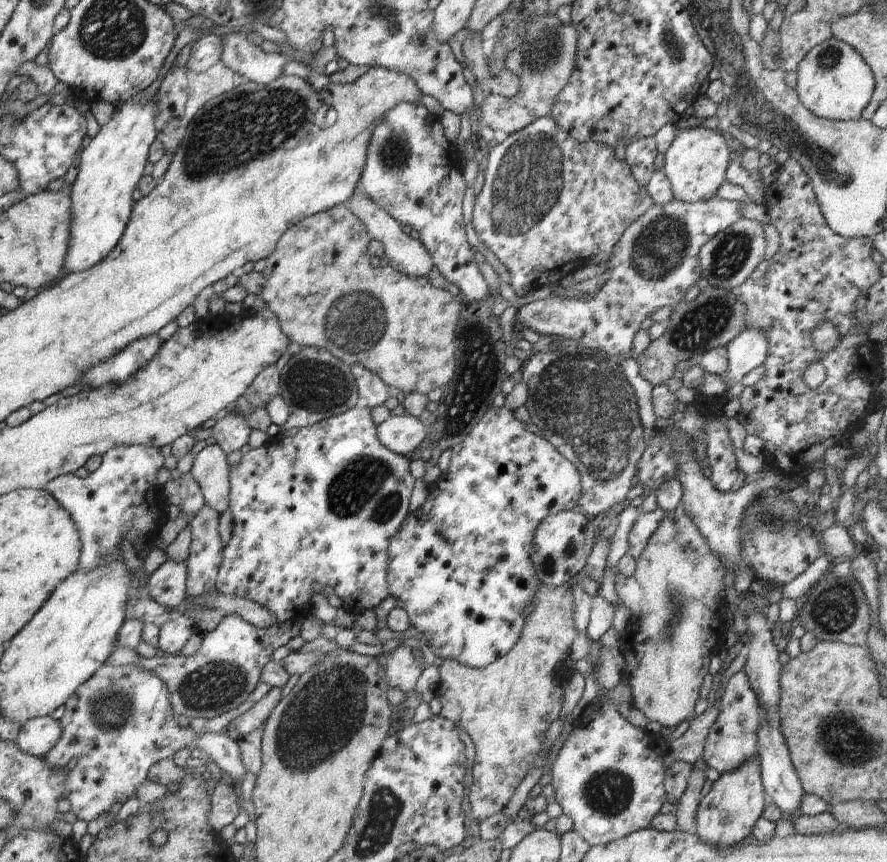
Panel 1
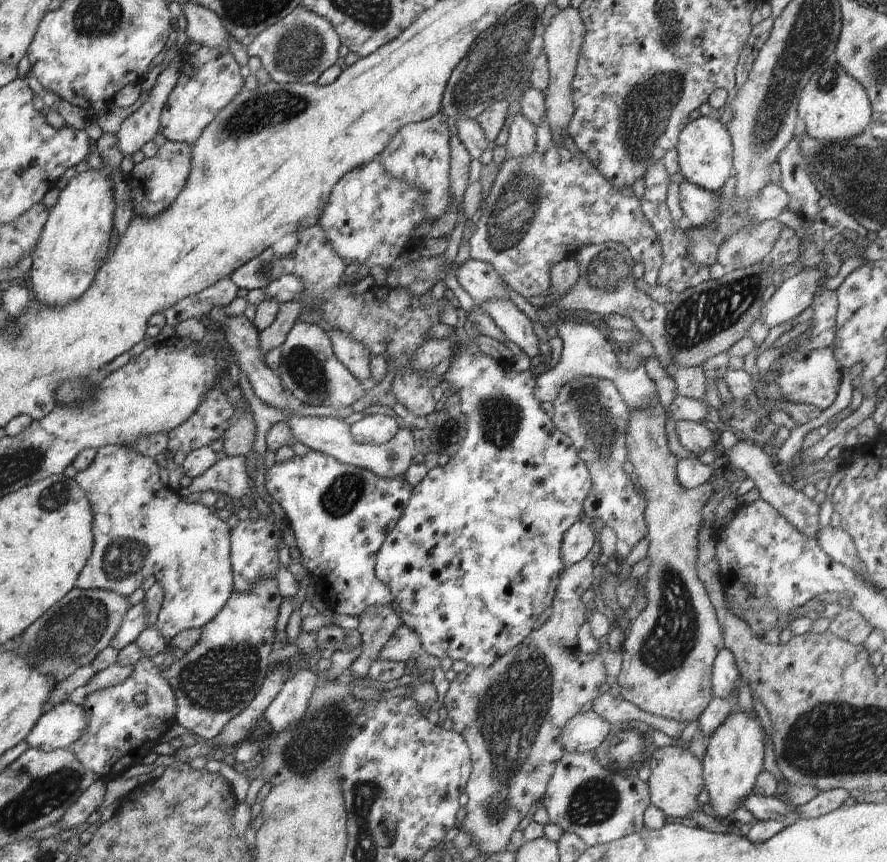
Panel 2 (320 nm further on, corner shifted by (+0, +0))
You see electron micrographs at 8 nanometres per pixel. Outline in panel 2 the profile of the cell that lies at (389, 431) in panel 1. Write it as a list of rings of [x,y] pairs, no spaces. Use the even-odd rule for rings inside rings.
[[[384,414],[367,415],[349,427],[353,439],[365,445],[384,444],[400,430],[394,418]]]

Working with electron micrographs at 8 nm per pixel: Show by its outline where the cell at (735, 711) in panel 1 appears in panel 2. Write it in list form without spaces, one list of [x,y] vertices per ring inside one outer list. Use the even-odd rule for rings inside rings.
[[[724,648],[716,655],[711,674],[714,697],[726,698],[736,690],[736,679],[740,678],[735,656]]]

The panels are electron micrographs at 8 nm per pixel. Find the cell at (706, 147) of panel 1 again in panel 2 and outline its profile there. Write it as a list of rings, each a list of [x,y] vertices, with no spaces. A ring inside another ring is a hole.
[[[702,115],[689,122],[680,131],[675,148],[678,151],[681,174],[693,185],[716,193],[730,177],[735,176],[731,136],[719,119]]]

